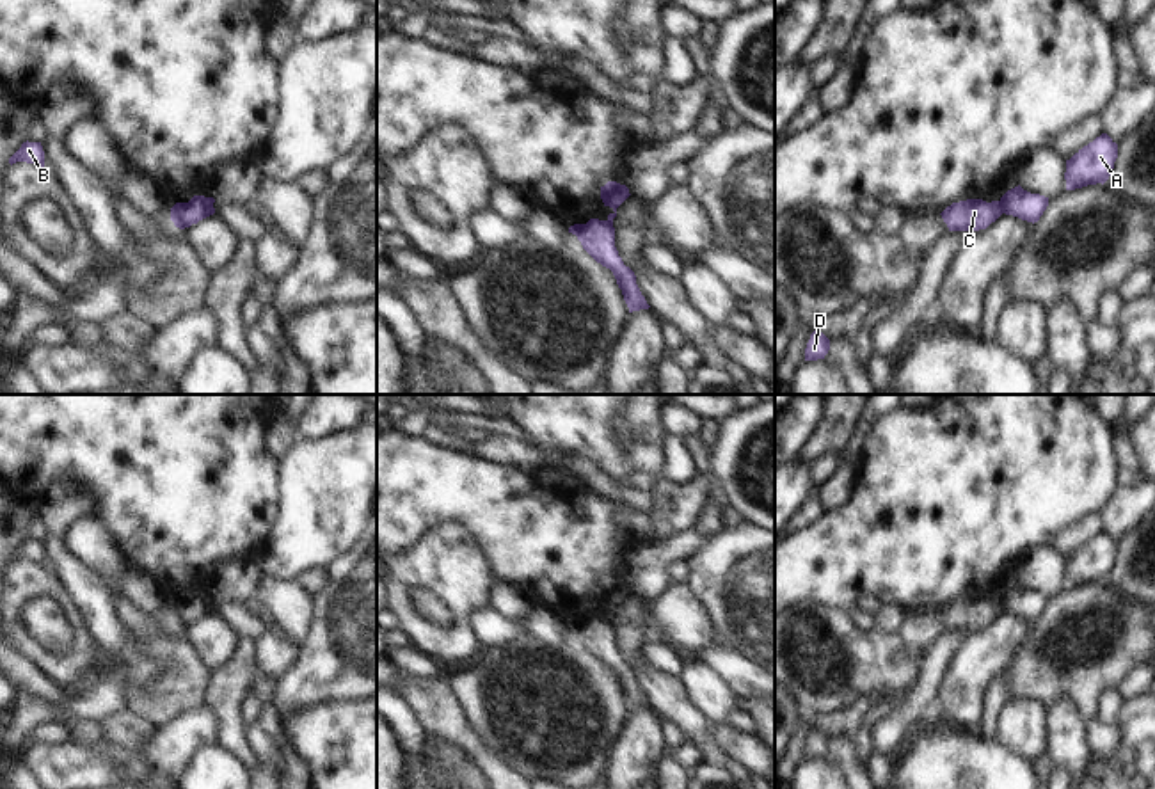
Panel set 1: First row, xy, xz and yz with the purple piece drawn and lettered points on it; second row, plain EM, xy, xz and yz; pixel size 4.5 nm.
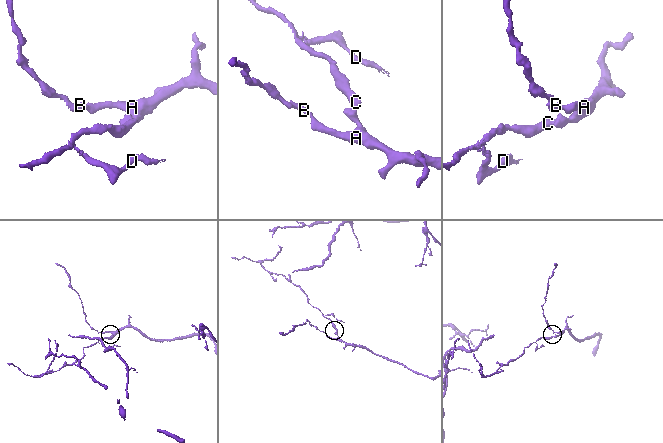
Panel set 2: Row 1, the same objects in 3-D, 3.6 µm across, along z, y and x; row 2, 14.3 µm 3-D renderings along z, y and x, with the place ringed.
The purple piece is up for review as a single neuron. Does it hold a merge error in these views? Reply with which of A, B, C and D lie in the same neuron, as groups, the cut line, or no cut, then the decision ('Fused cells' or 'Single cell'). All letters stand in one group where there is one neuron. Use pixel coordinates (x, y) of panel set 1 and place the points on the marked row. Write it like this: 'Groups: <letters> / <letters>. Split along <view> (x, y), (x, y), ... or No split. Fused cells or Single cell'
Groups: A B / C D. Split along yz (999, 201), (1004, 212). Fused cells

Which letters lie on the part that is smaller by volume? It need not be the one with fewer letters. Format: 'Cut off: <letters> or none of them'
Cut off: C, D

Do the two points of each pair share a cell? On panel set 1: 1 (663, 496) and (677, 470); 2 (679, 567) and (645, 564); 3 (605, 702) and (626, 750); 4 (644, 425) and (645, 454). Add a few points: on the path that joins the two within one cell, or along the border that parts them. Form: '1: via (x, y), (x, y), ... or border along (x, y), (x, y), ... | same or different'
1: border along (697, 471), (686, 480), (661, 480) | different
2: border along (685, 558), (676, 558), (667, 567), (670, 581) | different
3: border along (629, 711), (603, 770) | different
4: via (644, 432), (644, 446) | same

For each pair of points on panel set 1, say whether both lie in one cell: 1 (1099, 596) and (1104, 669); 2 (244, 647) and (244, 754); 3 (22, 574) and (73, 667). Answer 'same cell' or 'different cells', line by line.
1: same cell
2: same cell
3: same cell

